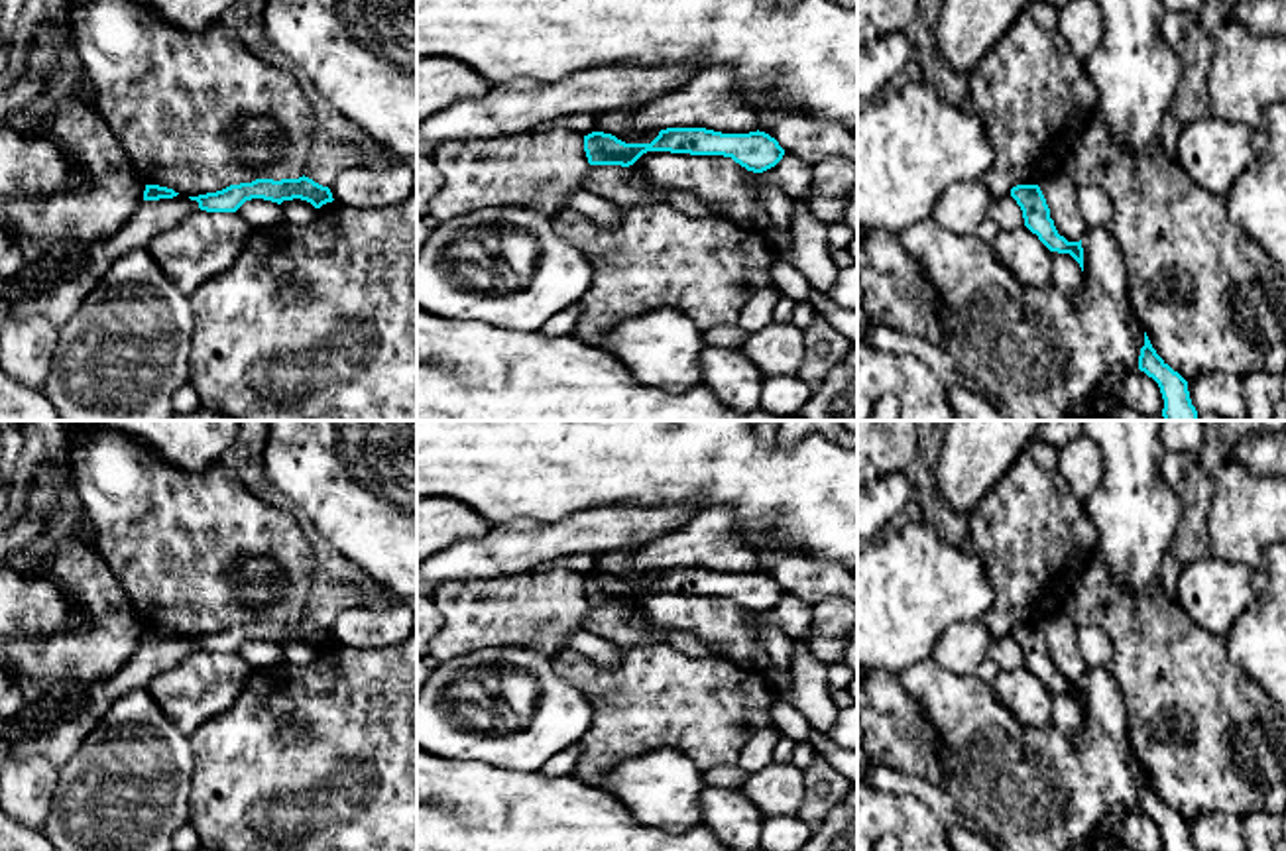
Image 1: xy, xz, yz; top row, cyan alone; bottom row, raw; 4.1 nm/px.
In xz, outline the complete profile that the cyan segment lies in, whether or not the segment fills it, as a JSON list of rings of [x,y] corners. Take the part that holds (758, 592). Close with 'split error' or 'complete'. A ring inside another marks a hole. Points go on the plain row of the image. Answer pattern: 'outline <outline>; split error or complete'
outline [[[667,568],[651,584],[625,584],[612,574],[592,572],[584,576],[584,592],[590,605],[633,605],[647,592],[671,592],[690,596],[724,596],[753,613],[775,607],[785,590],[765,572],[722,574],[706,568]]]; complete

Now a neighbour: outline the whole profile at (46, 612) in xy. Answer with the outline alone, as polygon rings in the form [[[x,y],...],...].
[[[0,566],[0,651],[26,652],[69,625],[73,609],[43,578]]]

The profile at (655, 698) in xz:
[[[669,645],[619,651],[621,662],[615,668],[566,647],[553,656],[555,672],[576,686],[594,708],[594,719],[580,739],[582,753],[570,772],[586,784],[598,786],[621,761],[659,749],[680,751],[704,772],[735,765],[749,737],[773,721],[771,709],[781,694],[761,672],[724,656],[688,656]]]

